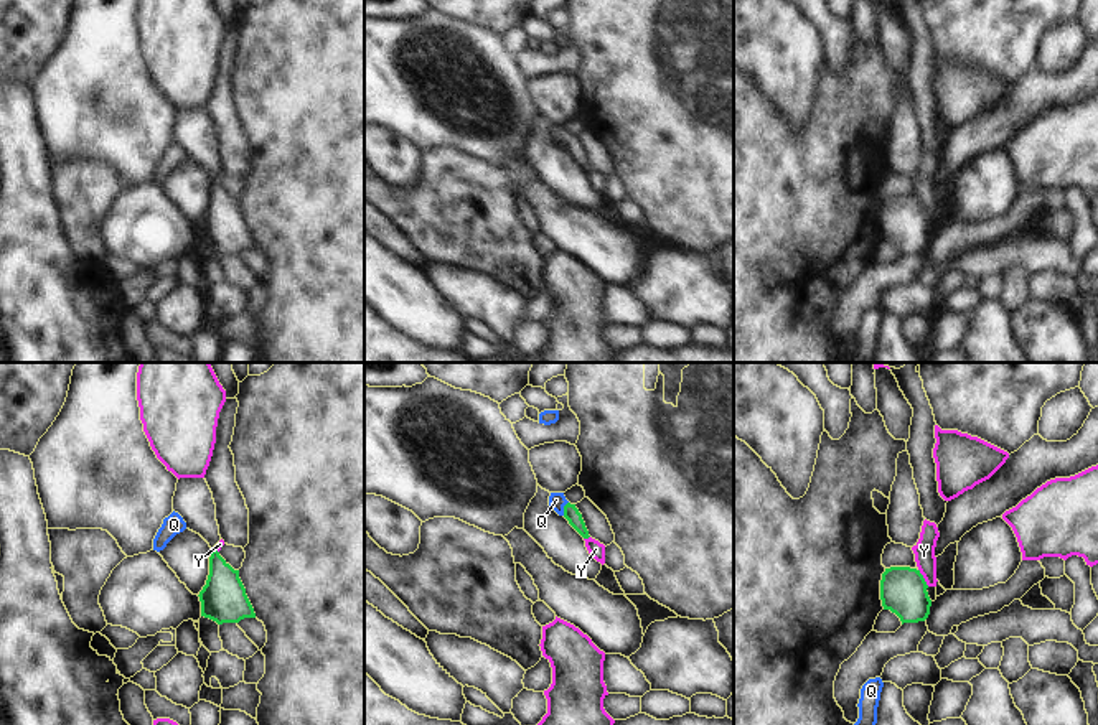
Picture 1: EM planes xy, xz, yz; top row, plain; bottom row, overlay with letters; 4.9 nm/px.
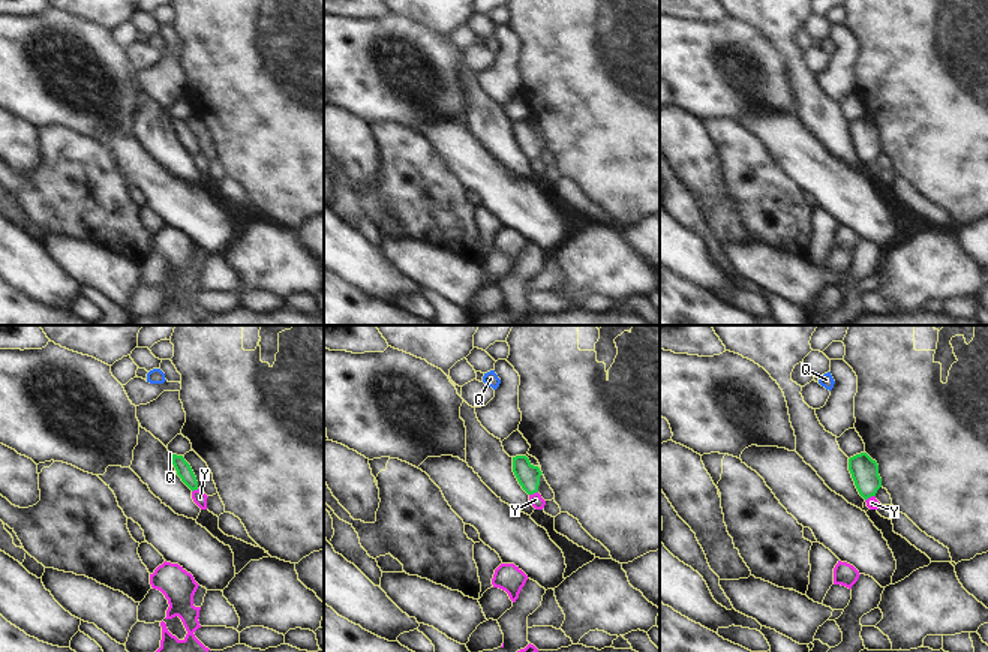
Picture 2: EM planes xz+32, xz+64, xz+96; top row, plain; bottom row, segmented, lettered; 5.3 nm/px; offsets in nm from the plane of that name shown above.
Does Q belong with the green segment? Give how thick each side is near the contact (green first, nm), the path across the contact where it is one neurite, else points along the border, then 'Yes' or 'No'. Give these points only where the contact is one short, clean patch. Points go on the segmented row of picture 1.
Thickness 80 nm (green) against 80 nm. Path across: xz (571, 513), (564, 508), (556, 500). Yes

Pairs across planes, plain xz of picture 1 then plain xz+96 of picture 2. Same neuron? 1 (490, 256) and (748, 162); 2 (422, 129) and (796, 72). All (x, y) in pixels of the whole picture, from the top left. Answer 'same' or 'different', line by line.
1: same
2: different

